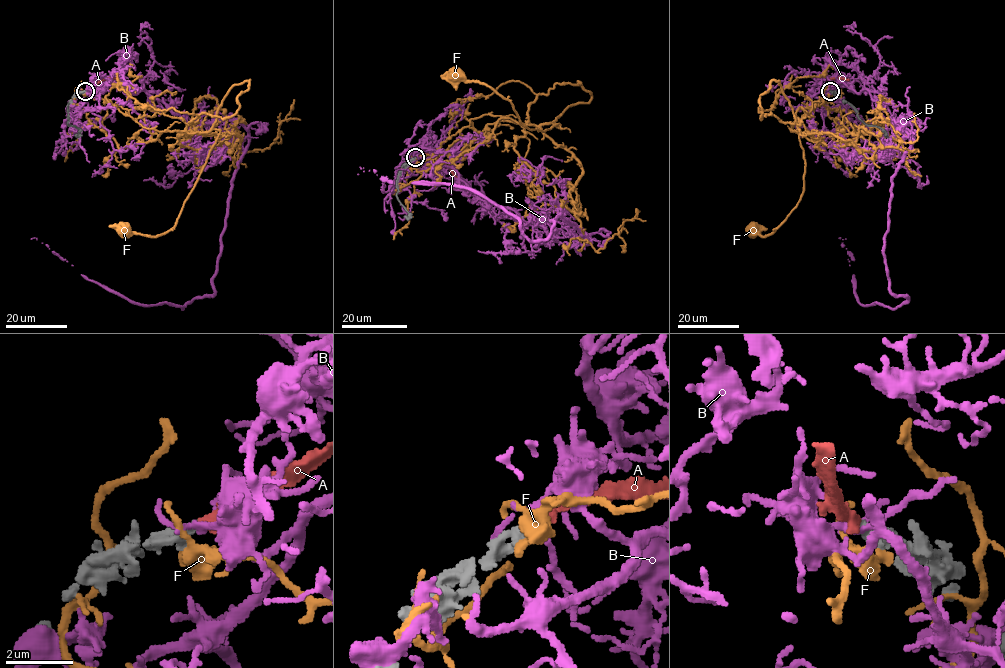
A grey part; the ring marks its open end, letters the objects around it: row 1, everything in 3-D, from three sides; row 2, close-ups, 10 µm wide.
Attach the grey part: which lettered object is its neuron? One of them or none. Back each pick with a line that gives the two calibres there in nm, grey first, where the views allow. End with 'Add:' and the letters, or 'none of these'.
A: calibres 360 and 280 nm
Add: A

